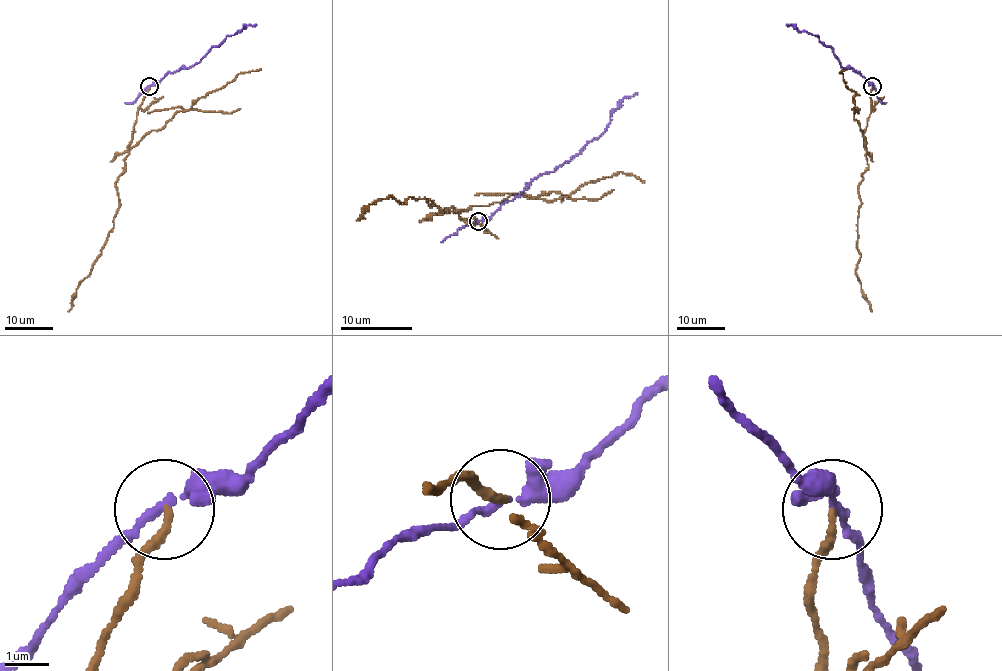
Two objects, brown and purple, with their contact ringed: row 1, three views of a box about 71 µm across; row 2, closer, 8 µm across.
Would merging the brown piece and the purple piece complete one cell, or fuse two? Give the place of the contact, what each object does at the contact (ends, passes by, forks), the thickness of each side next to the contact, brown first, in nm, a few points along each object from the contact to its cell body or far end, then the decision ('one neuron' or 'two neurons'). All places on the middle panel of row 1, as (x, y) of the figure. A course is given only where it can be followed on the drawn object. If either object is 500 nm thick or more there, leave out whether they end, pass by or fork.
(478, 221) | brown ends | purple passes by | 170/200 nm | brown via (478, 220), (451, 208), (441, 215), (430, 199), (403, 204), (388, 195), (356, 220) | purple via (478, 220), (513, 200), (532, 181), (567, 163), (597, 137), (617, 105), (637, 92) | two neurons

